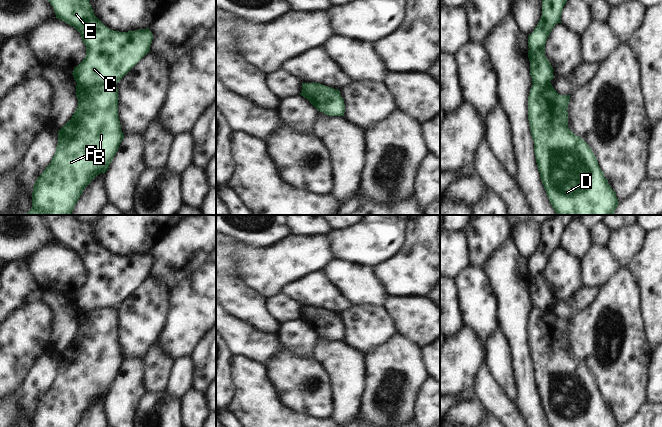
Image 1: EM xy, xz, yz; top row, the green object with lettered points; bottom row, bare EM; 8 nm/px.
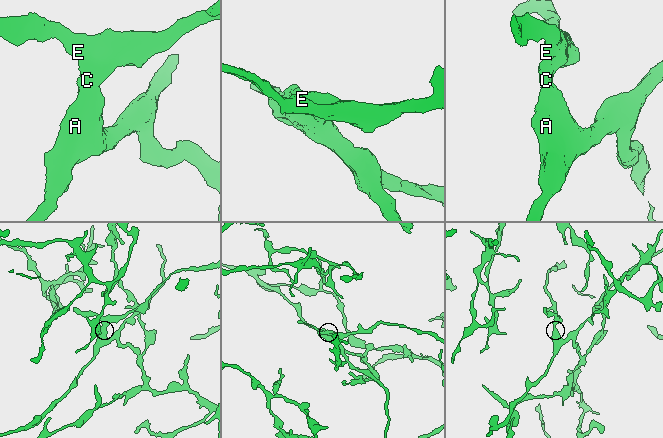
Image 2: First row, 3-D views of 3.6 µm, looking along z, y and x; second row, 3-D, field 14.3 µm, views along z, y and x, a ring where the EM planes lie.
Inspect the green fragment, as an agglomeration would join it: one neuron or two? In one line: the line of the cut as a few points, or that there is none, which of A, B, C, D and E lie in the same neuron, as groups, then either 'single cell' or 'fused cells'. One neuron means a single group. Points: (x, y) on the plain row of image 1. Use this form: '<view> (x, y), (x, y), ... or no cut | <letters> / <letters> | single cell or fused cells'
xy (115, 308), (77, 309) | A B D / C E | fused cells

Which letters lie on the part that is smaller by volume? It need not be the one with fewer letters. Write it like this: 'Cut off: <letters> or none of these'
Cut off: A, B, D

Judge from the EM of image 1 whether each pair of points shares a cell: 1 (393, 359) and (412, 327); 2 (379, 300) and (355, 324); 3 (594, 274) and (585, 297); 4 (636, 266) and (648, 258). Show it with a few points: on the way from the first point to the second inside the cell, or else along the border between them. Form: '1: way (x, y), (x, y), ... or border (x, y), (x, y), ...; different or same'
1: border (397, 332), (421, 348); different
2: border (352, 304), (376, 304), (382, 306); different
3: border (584, 285), (600, 287); different
4: way (639, 266), (645, 261); same

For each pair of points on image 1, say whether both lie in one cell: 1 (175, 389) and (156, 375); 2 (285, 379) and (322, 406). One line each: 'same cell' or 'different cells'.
1: different cells
2: same cell

